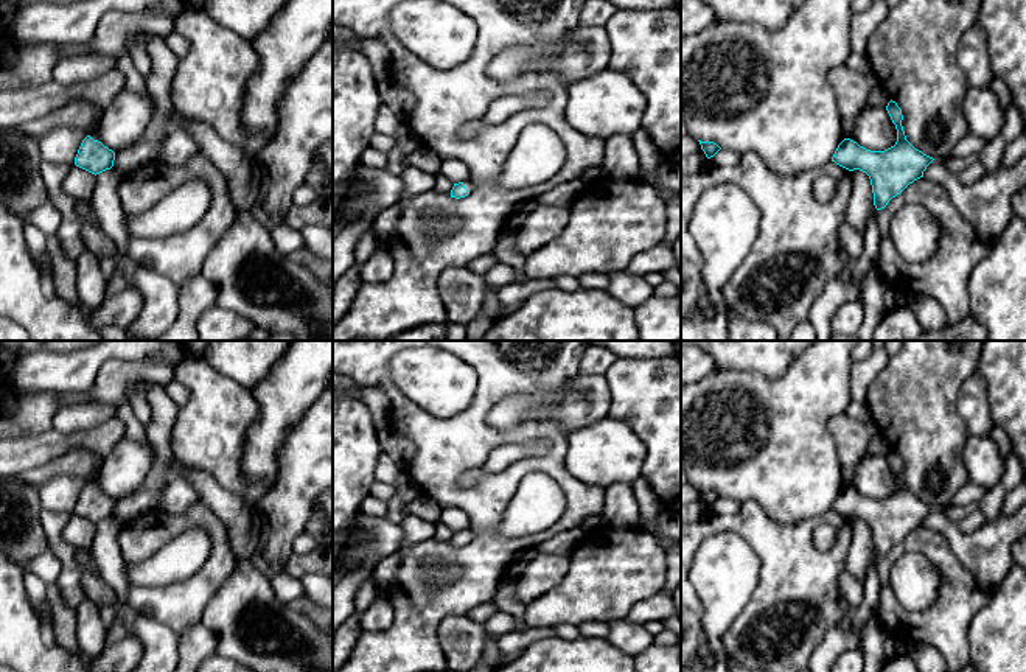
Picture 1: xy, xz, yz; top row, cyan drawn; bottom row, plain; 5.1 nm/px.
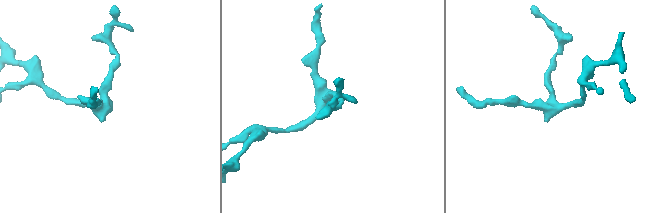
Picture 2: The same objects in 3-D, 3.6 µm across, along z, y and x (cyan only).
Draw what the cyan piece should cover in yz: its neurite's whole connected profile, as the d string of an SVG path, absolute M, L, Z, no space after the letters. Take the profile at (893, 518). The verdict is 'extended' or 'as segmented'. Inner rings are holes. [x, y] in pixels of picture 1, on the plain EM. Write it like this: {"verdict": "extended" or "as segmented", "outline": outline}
{"verdict": "as segmented", "outline": "M891 448L886 459L897 478L894 495L885 499L871 499L844 487L832 506L832 510L849 520L860 518L869 524L877 558L885 557L909 532L923 526L923 520L934 509L906 488L902 474L903 464L897 451Z"}

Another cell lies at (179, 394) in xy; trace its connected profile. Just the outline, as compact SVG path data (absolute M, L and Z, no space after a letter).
M174 378L169 383L166 383L163 387L168 392L168 395L173 398L173 401L177 403L179 406L182 406L190 398L190 390Z

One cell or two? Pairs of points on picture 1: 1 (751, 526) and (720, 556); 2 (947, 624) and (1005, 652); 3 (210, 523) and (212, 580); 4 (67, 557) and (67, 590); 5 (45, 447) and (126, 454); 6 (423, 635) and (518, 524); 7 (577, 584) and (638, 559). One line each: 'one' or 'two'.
1: two
2: two
3: one
4: one
5: two
6: two
7: one

